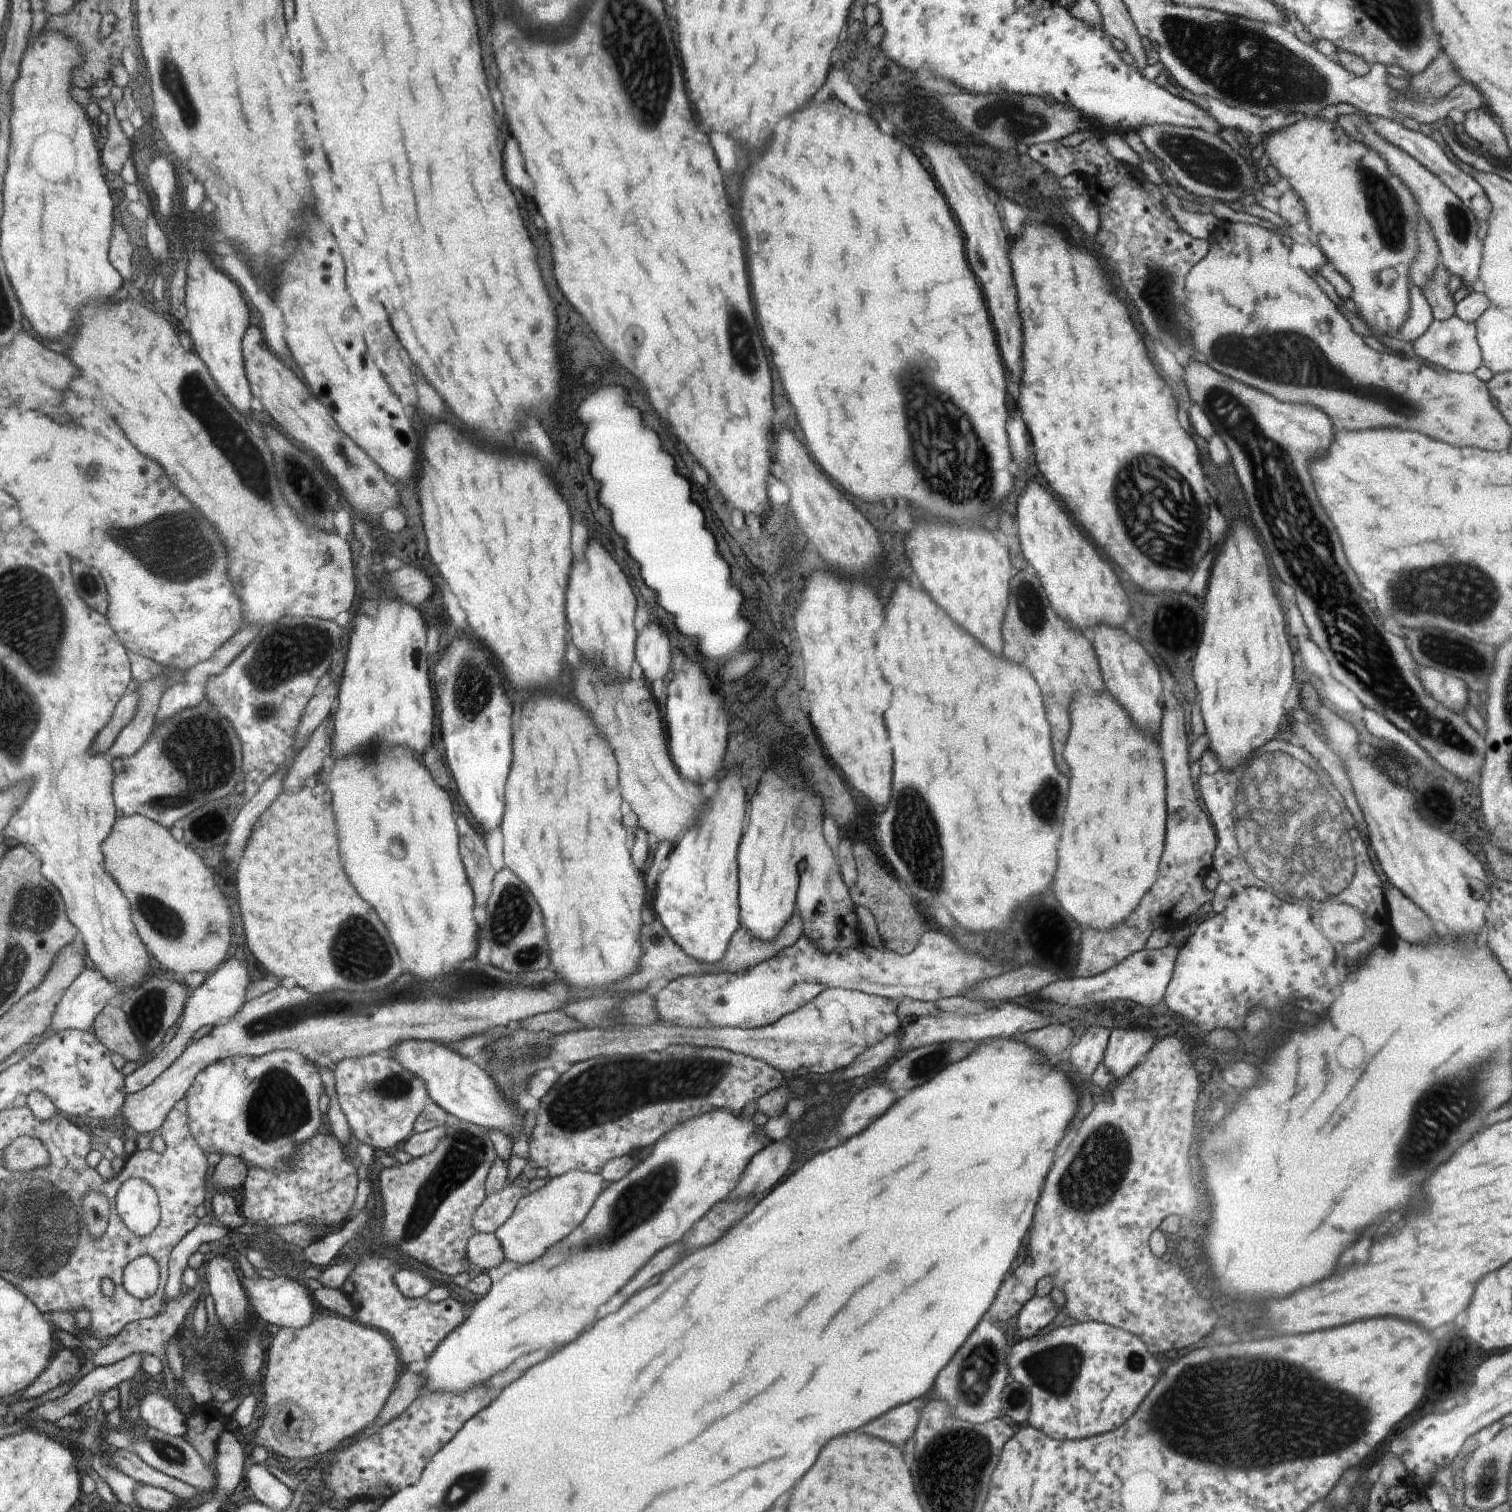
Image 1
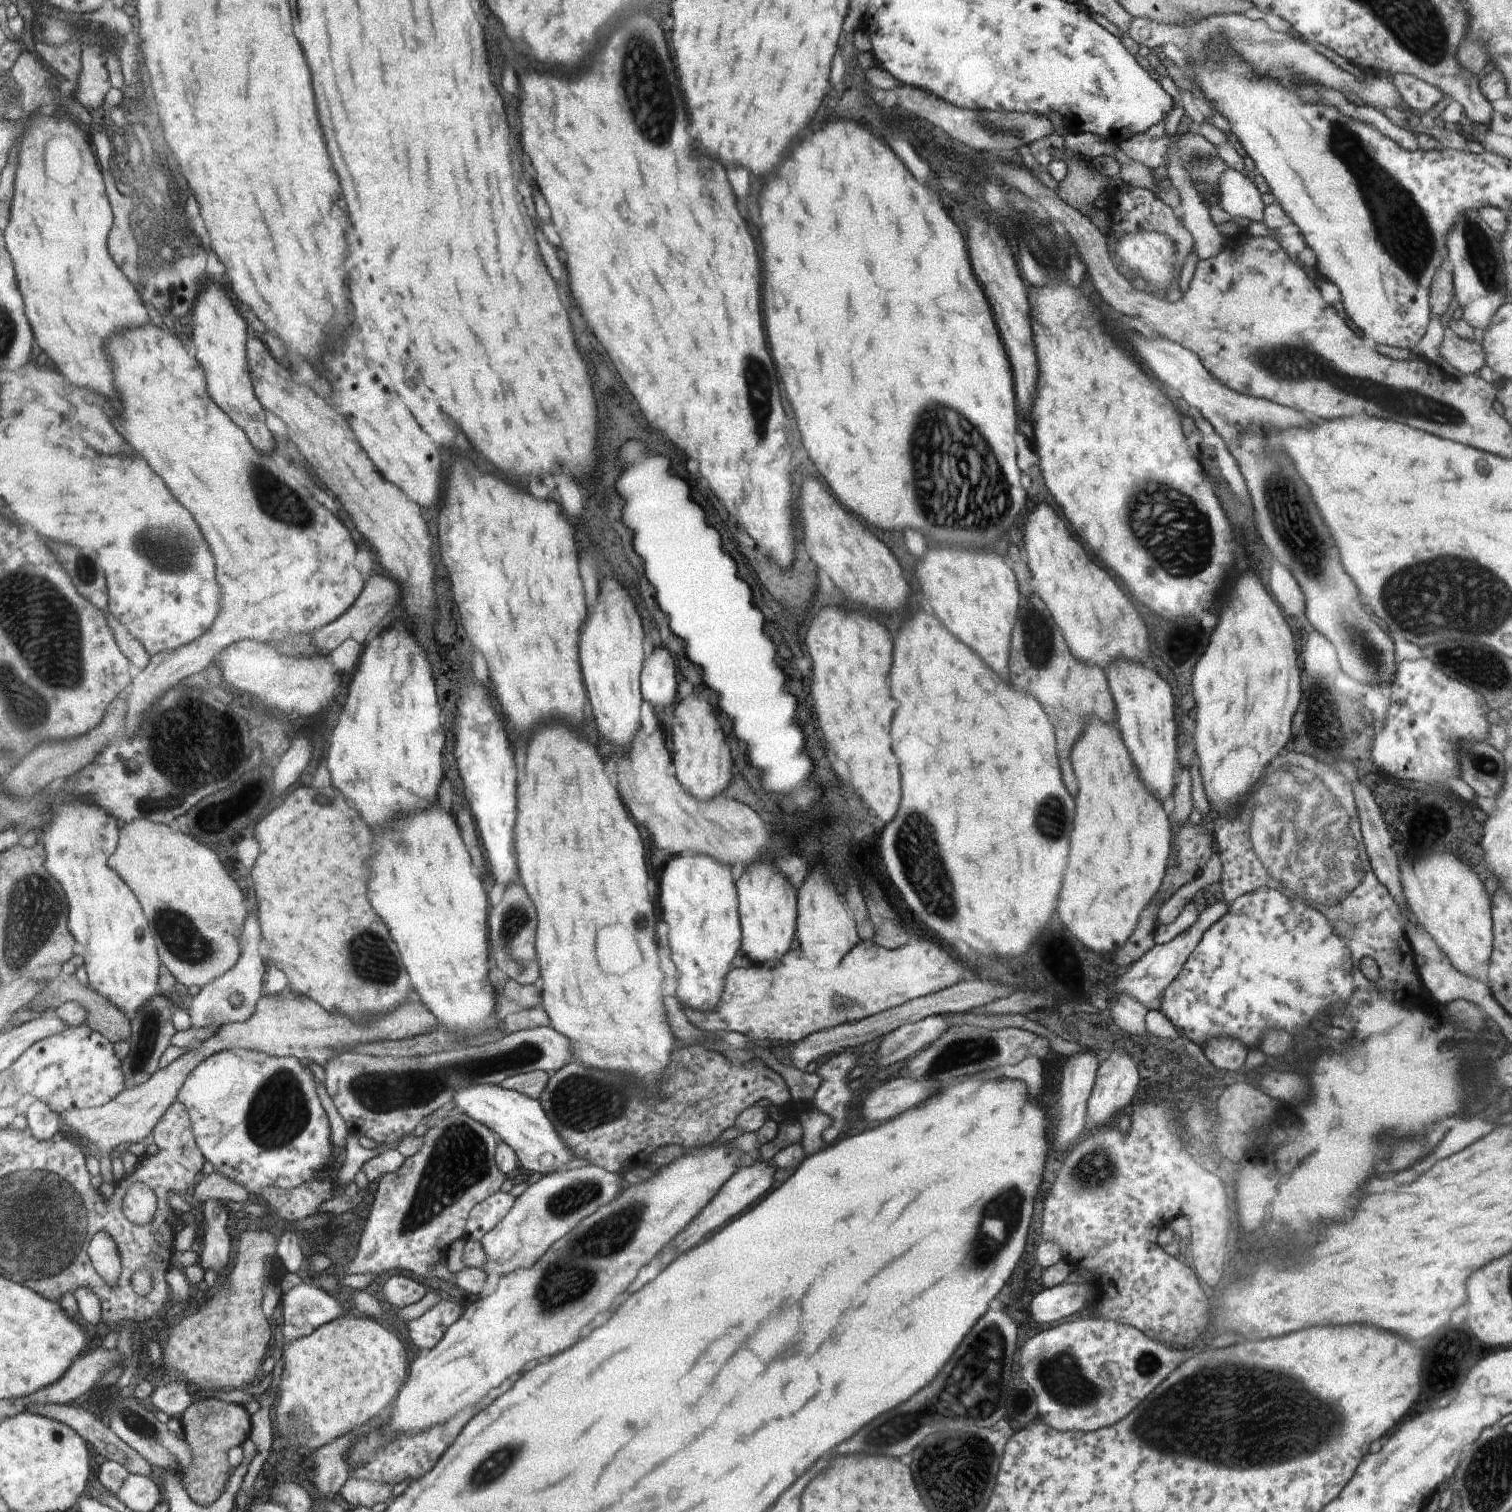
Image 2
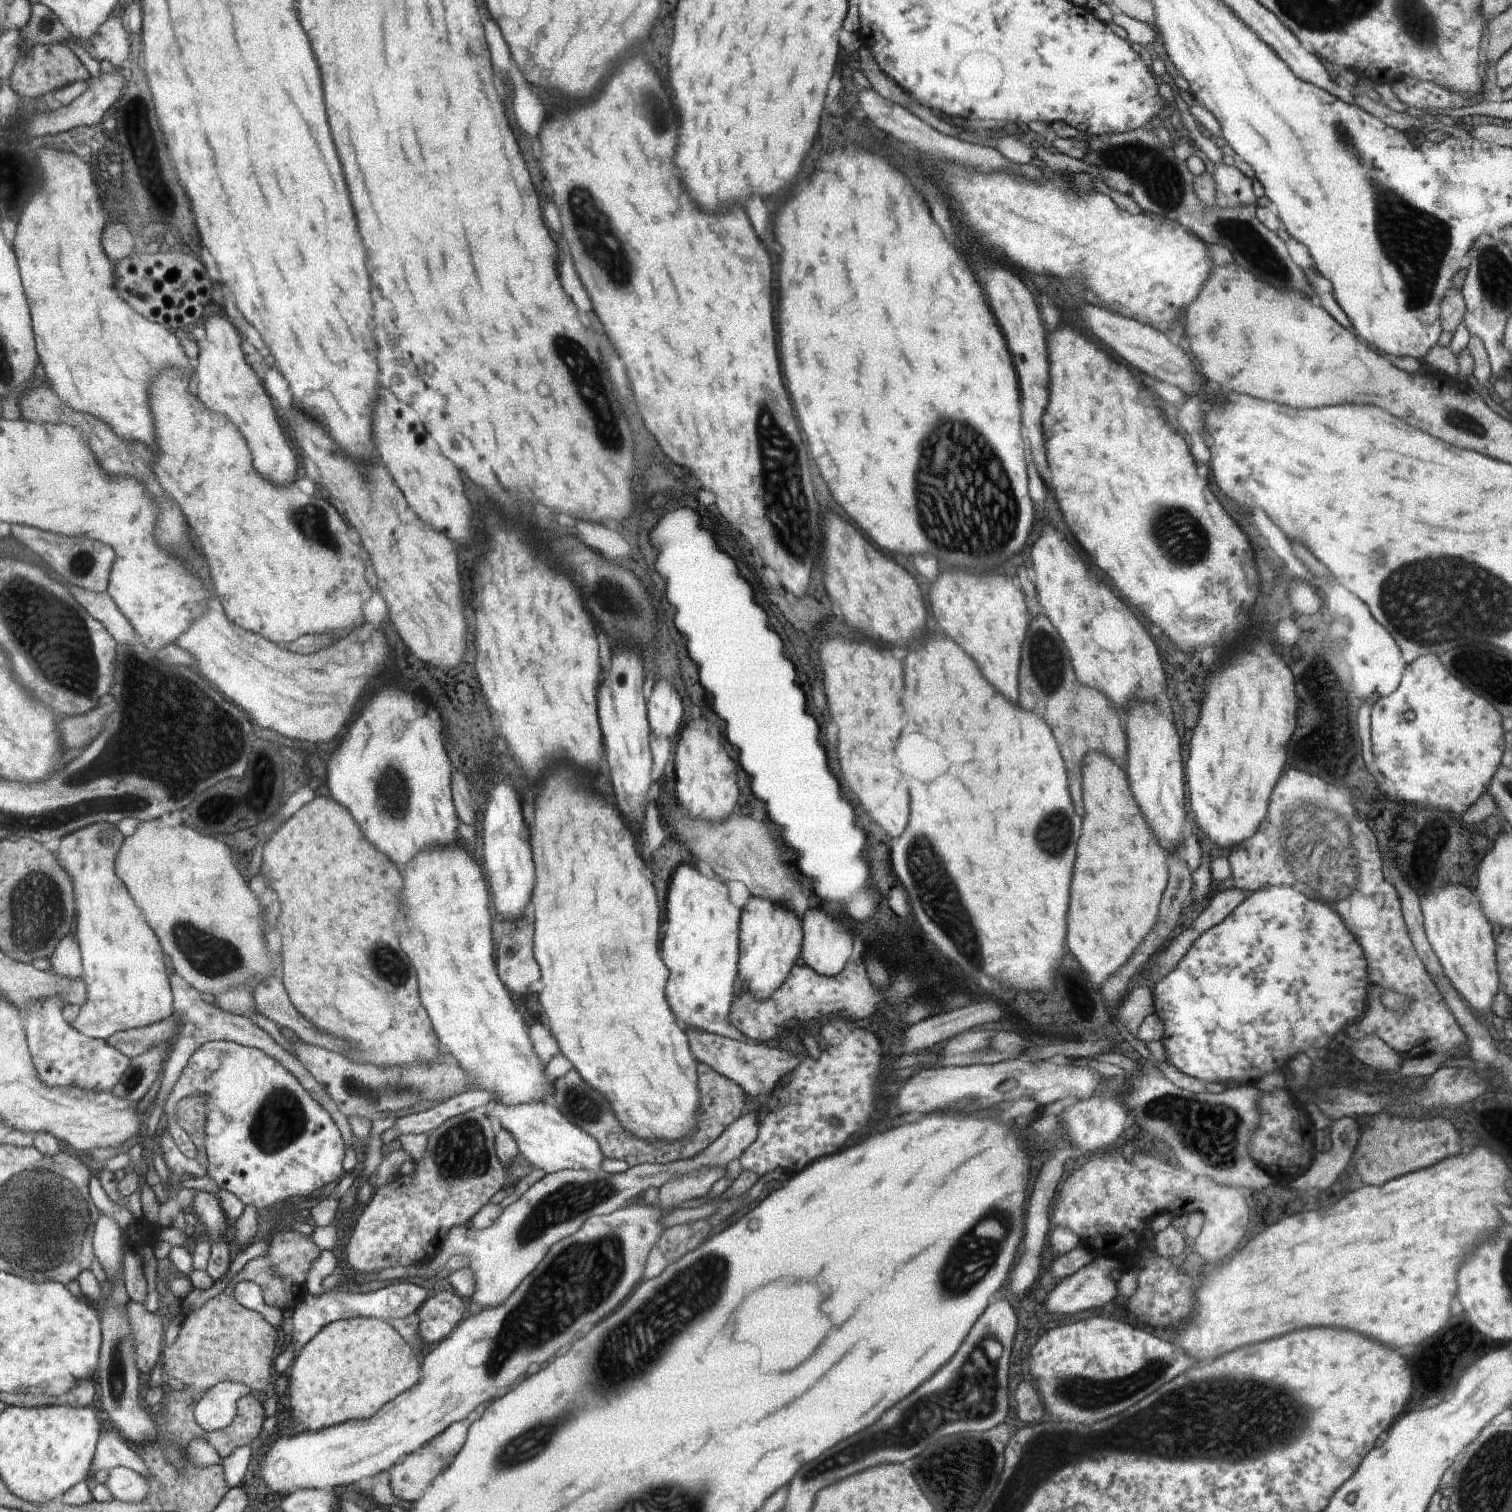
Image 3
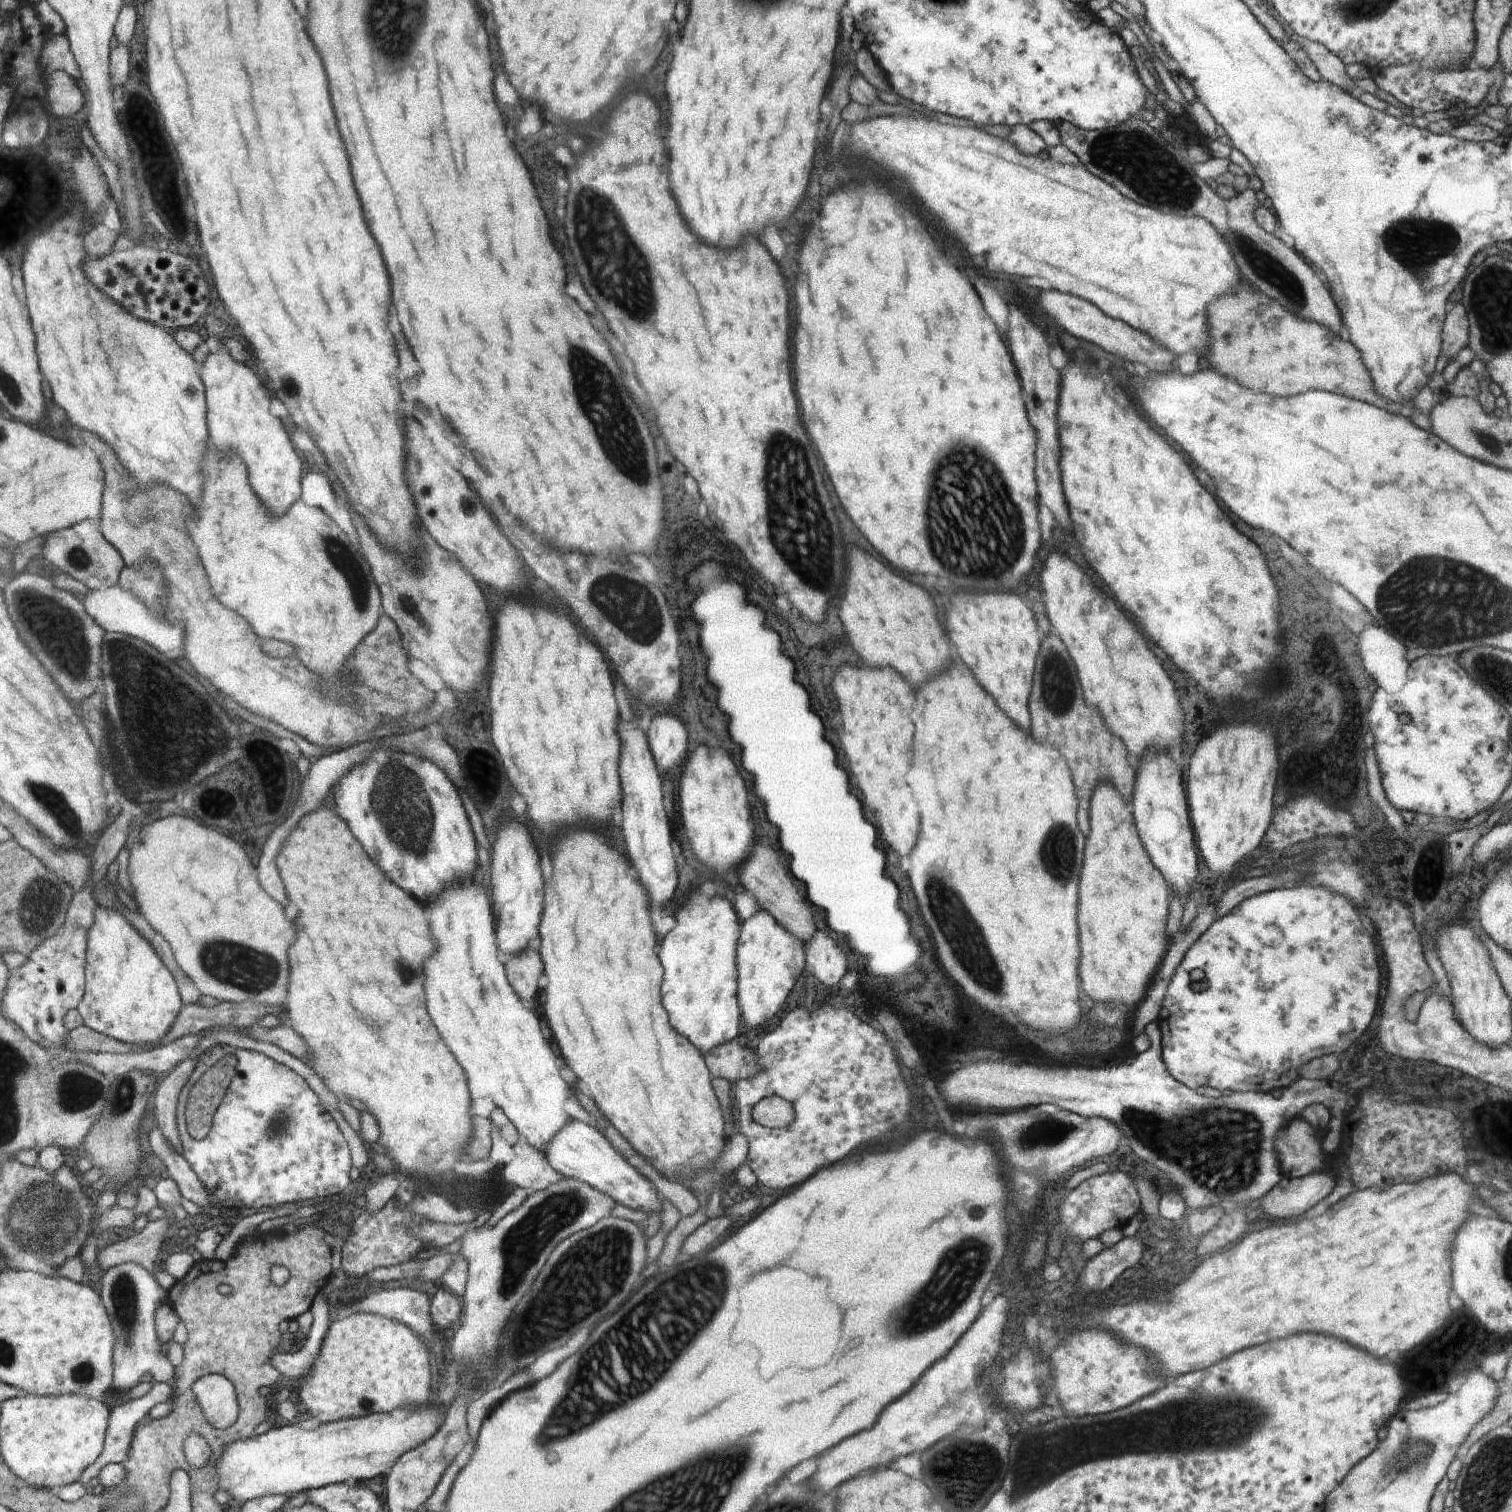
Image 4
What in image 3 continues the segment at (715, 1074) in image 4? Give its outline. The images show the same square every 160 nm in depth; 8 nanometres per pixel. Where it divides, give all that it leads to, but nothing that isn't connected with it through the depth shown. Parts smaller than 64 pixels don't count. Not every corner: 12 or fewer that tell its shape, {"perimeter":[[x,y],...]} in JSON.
{"perimeter":[[684,1027],[698,1061],[760,1104],[798,1051]]}

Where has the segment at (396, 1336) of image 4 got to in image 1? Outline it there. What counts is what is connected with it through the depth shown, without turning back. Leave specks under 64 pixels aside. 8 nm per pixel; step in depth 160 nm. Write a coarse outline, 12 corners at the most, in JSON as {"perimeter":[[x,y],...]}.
{"perimeter":[[322,1315],[268,1350],[253,1440],[326,1456],[398,1378],[377,1328]]}

